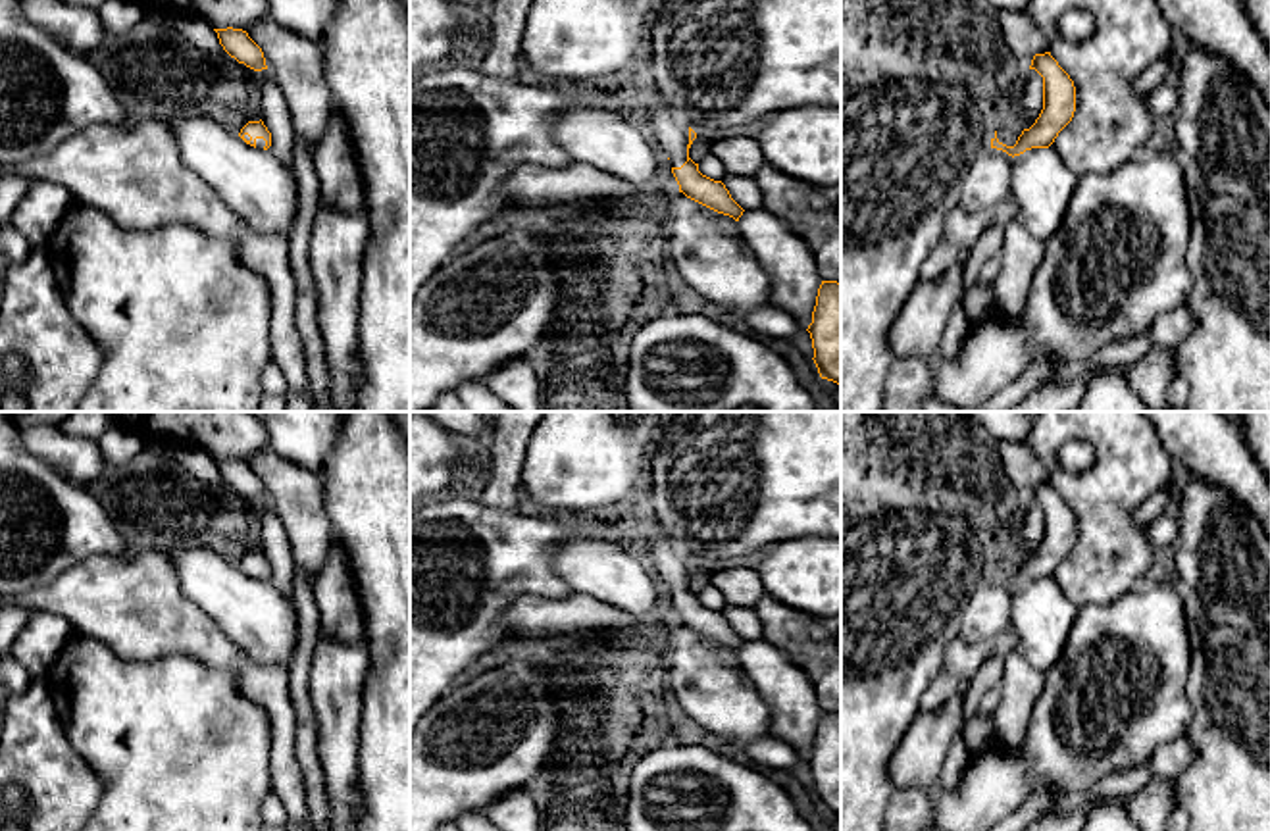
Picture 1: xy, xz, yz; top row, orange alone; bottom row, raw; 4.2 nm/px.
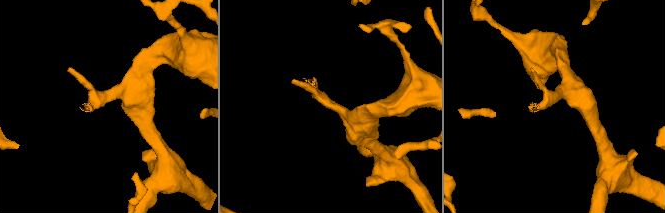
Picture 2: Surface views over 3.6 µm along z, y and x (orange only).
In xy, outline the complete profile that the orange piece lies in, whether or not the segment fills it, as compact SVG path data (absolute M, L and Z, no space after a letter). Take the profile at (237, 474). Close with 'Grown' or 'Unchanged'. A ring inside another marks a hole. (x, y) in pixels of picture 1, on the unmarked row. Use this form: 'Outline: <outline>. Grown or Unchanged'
Outline: M214 460L223 481L254 502L267 500L262 479L242 460Z. Unchanged

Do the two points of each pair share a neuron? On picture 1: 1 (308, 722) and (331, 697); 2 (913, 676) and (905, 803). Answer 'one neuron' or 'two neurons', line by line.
1: two neurons
2: two neurons

